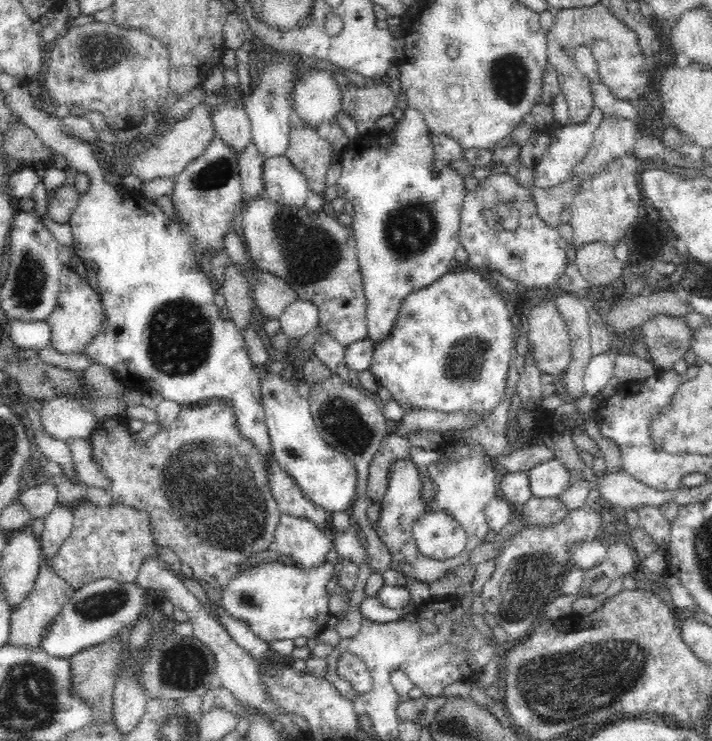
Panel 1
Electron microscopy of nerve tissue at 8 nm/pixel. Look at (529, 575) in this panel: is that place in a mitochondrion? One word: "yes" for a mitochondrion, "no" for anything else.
yes

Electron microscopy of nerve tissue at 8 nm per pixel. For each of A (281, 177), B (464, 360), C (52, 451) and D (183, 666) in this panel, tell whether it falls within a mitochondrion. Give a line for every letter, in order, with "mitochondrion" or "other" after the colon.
A: other
B: mitochondrion
C: other
D: mitochondrion

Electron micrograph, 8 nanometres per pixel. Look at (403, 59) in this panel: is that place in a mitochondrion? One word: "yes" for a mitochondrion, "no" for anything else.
no

